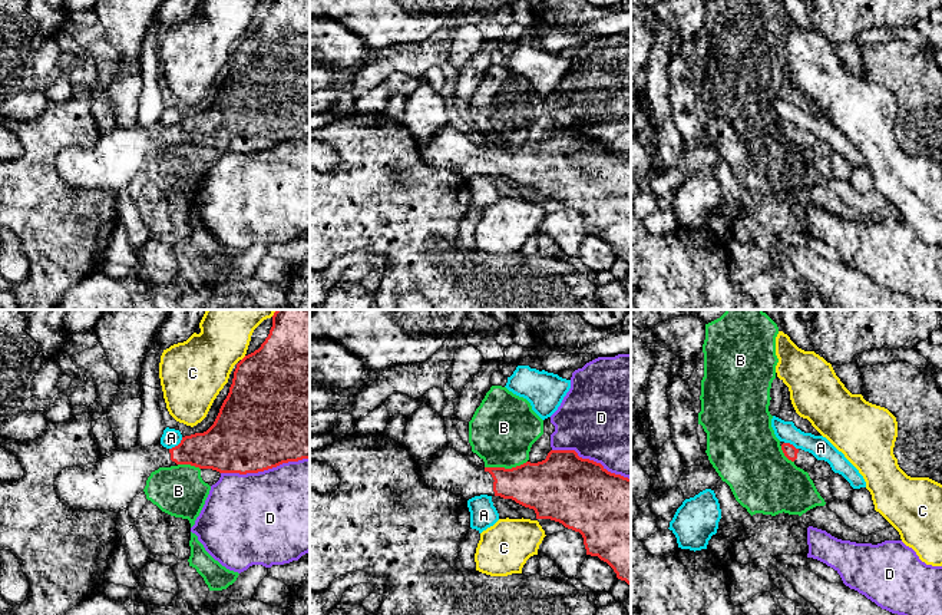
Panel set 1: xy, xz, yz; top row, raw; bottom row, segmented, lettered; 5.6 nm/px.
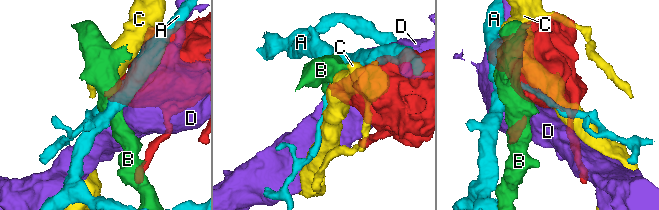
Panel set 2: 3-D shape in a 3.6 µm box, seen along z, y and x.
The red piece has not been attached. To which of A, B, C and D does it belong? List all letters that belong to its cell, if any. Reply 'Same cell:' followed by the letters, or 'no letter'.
Same cell: no letter

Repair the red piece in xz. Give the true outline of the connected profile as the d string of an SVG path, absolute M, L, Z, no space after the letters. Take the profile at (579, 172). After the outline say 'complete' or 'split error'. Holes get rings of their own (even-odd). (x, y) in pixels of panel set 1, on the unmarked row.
M444 126L423 143L419 156L433 169L446 169L465 179L475 175L500 175L533 188L536 198L551 198L579 211L586 234L606 241L617 257L631 265L631 158L608 151L601 142L582 138L575 129L551 129L545 139L520 145L479 146L467 135Z; split error

